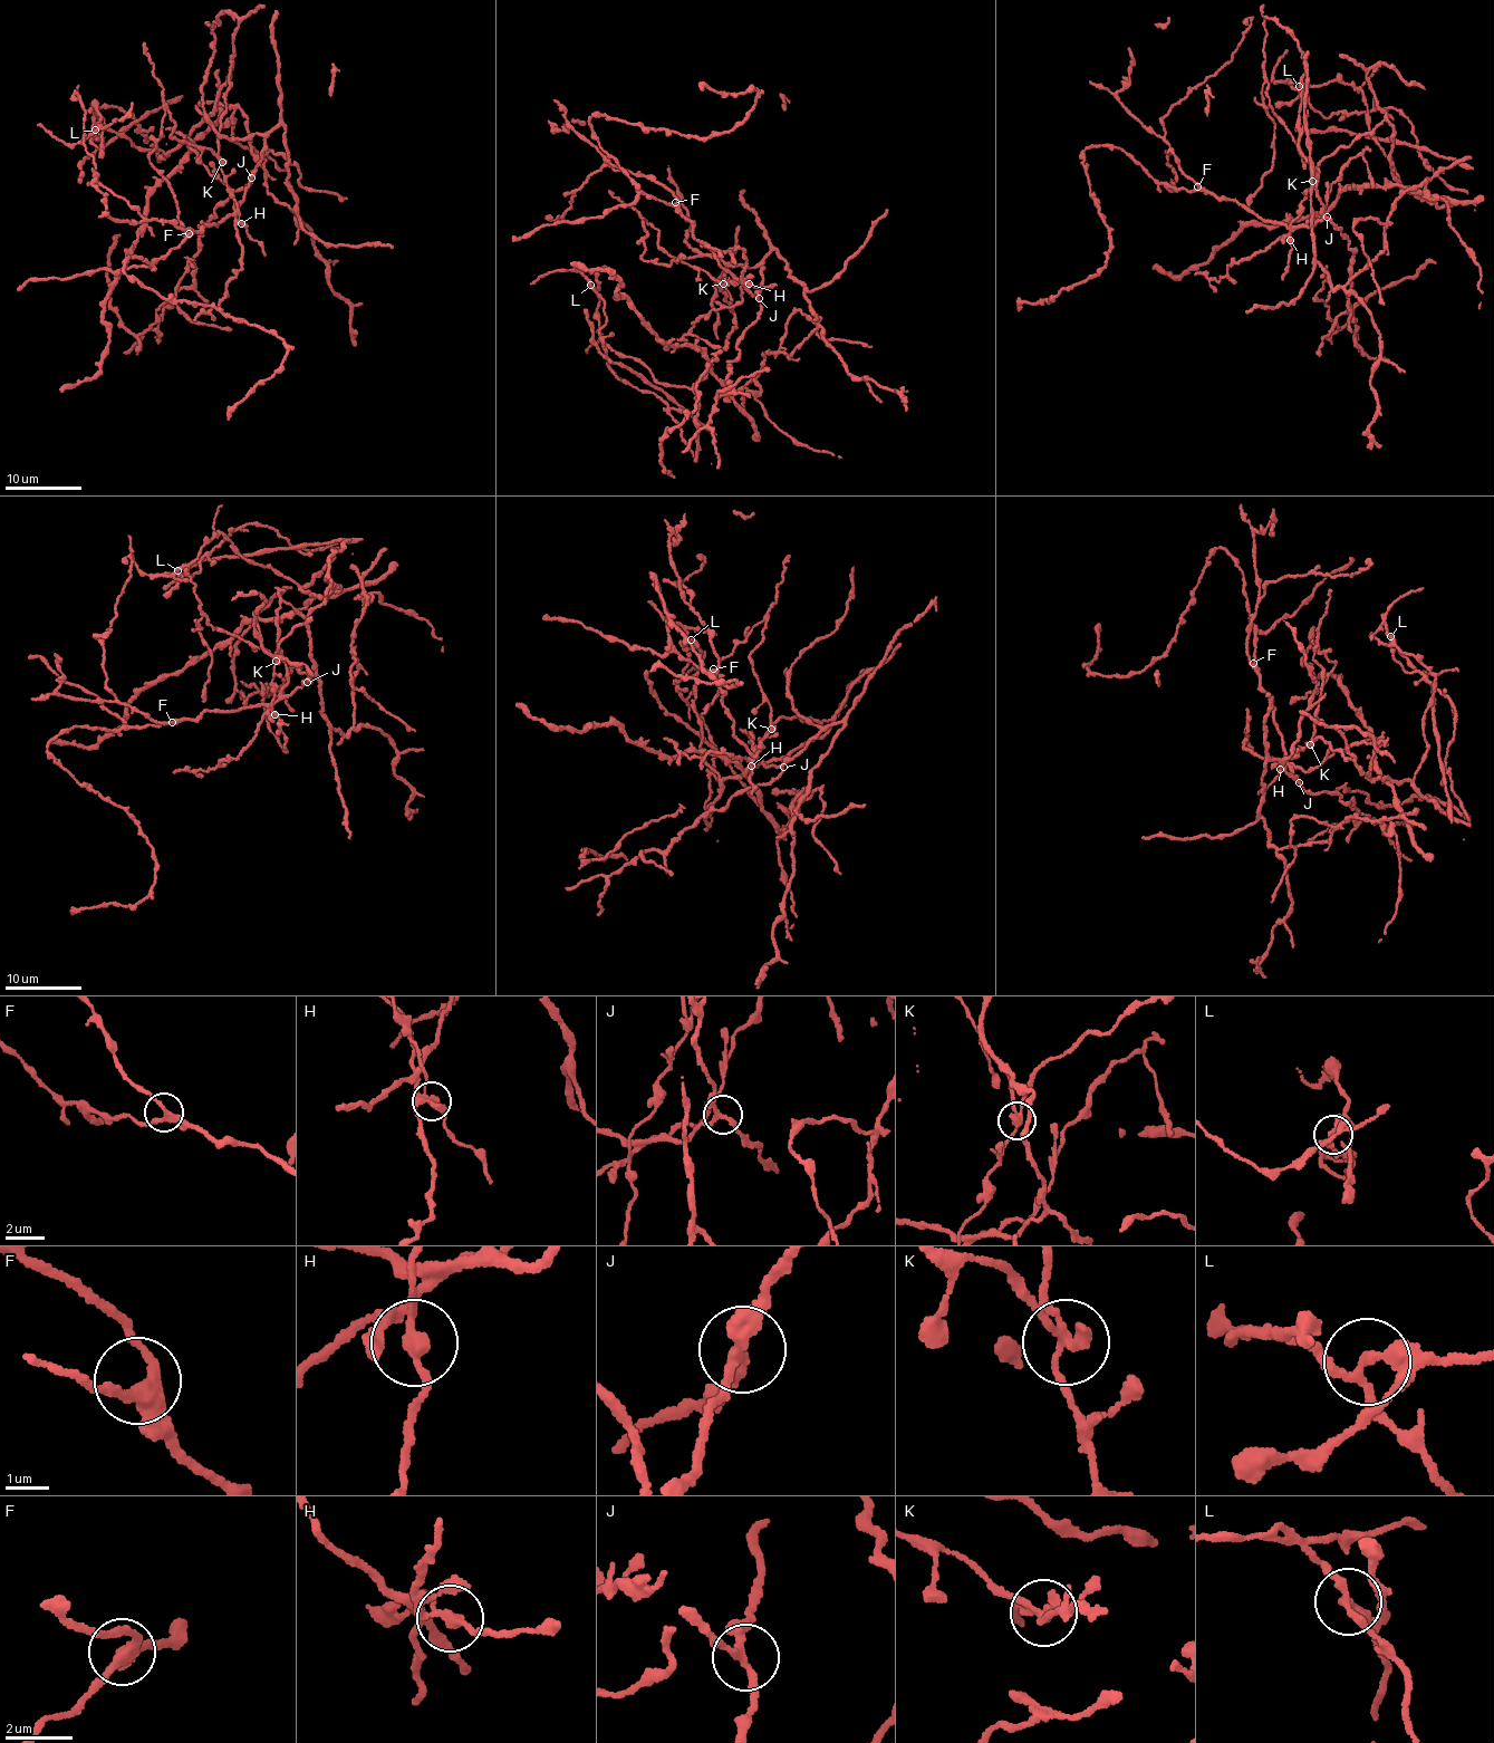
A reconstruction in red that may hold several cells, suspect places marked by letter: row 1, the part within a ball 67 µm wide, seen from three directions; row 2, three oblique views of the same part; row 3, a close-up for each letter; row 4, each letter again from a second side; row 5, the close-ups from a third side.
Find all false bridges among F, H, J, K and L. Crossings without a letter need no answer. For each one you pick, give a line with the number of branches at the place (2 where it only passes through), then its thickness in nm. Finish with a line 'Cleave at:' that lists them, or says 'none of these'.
H: Branches: 4. Thickness 220 nm
K: Branches: 3. Thickness 190 nm
L: Branches: 3. Thickness 220 nm
Cleave at: H, K, L

